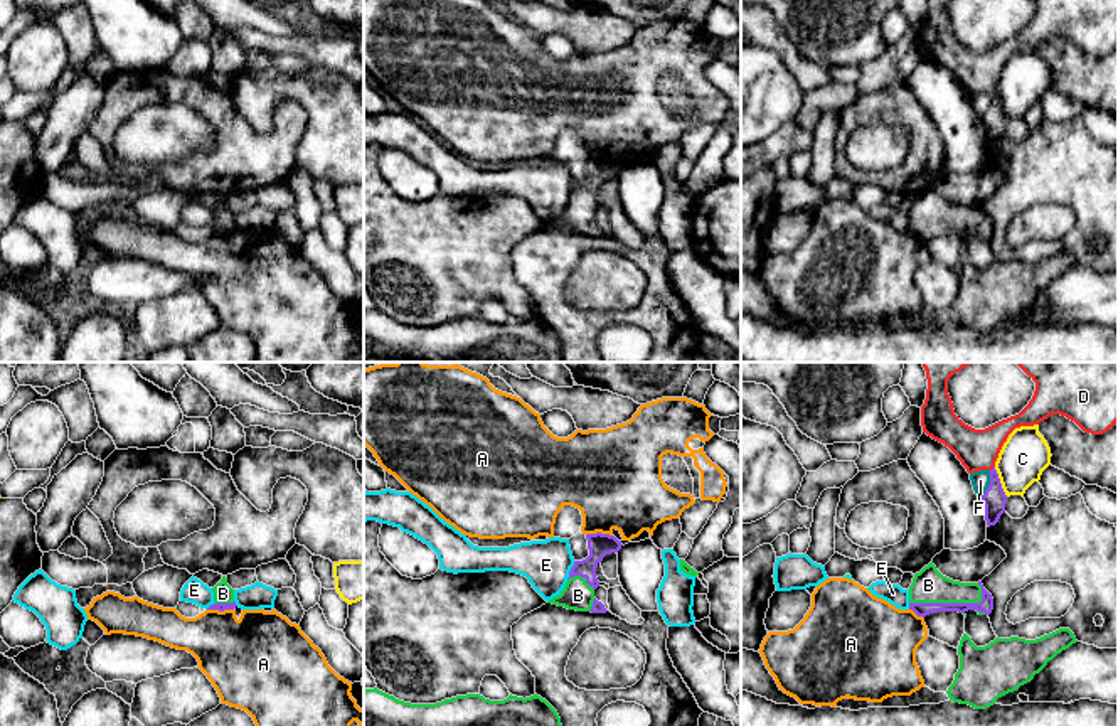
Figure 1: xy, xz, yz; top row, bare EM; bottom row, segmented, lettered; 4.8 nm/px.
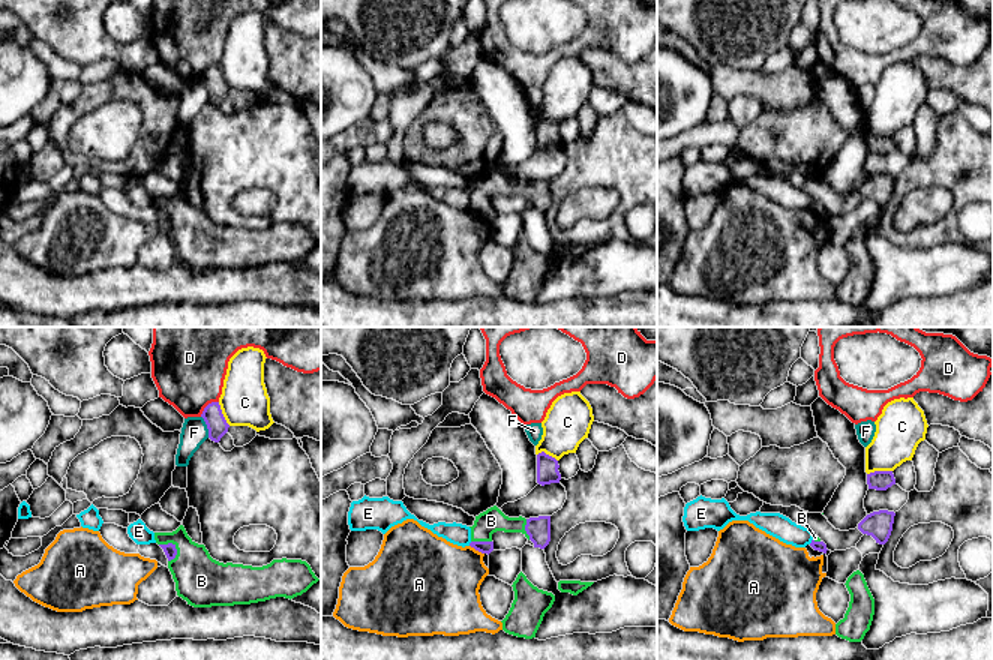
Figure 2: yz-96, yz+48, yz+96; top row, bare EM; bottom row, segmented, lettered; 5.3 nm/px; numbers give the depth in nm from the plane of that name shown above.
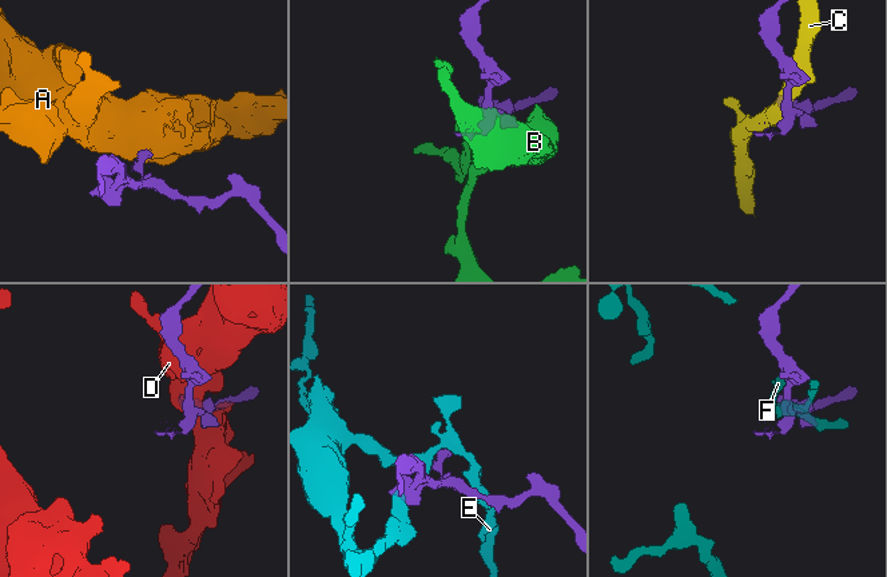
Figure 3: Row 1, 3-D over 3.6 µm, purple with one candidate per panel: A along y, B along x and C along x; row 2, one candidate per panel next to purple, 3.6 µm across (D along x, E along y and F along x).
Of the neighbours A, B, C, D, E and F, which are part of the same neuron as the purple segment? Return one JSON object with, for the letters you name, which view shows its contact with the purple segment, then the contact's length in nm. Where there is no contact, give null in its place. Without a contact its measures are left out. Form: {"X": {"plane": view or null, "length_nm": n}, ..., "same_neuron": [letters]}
{"B": {"plane": "yz", "length_nm": 360}, "same_neuron": ["B"]}

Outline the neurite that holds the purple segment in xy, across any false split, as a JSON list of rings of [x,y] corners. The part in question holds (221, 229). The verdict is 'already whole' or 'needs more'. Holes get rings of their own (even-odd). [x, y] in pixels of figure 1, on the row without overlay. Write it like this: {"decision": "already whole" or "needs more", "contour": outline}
{"decision": "needs more", "contour": [[[222,199],[222,202],[212,211],[214,214],[214,227],[210,227],[207,232],[234,232],[237,227],[234,224],[234,212],[227,207],[227,200]]]}

